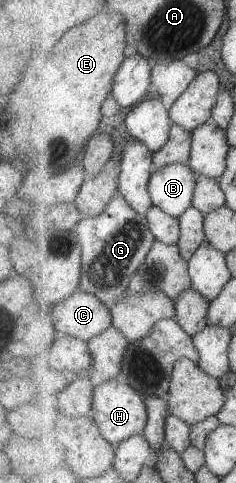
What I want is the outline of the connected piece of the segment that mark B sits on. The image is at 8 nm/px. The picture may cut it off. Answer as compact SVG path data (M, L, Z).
M188 164L166 165L155 170L149 182L153 206L173 217L182 216L193 204L197 176Z

